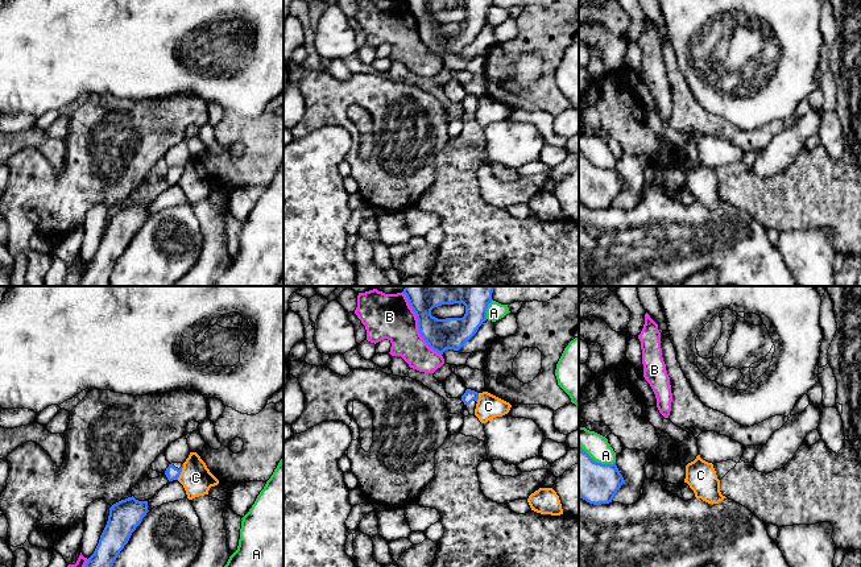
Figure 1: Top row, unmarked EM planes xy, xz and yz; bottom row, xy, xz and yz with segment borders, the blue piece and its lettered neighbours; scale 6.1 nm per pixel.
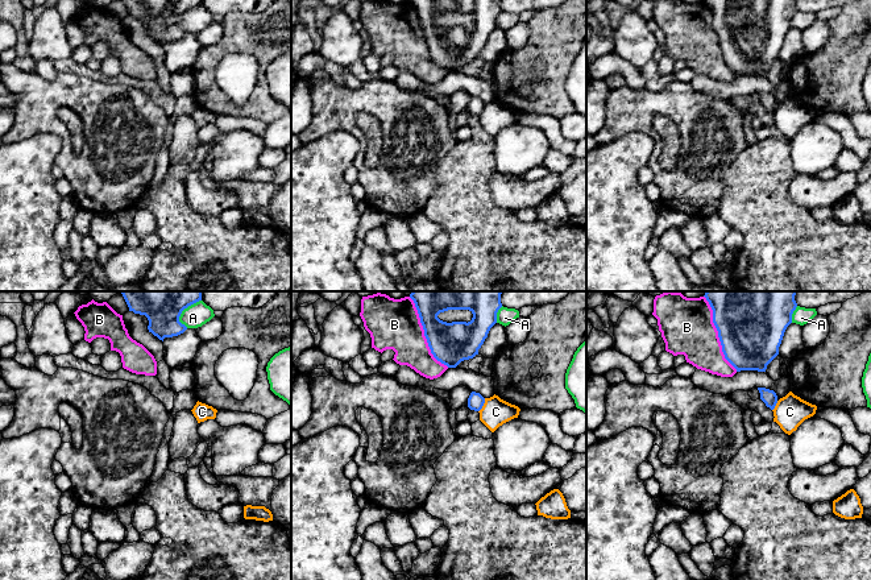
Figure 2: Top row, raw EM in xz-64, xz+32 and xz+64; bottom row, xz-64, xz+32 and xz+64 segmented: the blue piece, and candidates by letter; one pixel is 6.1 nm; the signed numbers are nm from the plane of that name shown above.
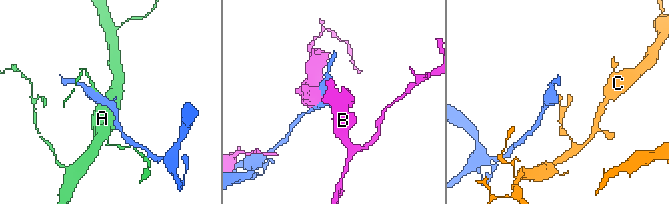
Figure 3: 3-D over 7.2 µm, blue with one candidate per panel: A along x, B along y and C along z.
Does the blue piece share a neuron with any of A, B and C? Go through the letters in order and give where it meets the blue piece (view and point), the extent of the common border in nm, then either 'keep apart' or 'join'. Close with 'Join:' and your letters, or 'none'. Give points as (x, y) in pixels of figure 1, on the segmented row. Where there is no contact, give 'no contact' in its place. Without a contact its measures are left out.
A: contact xz (487, 307); length 130 nm; keep apart
B: contact xz (418, 325); length 460 nm; keep apart
C: contact xy (179, 472); length 100 nm; keep apart
Join: none

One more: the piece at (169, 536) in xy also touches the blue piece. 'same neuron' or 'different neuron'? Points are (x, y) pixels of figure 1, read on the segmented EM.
different neuron

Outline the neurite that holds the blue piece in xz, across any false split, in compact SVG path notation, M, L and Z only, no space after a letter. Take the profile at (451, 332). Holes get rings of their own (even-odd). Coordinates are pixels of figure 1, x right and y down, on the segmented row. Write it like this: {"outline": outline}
{"outline": "M405 286L402 293L417 315L421 336L430 348L440 355L446 349L459 351L477 332L479 327L487 320L487 309L493 301L493 286ZM454 303L465 306L463 318L438 319L431 315L434 307Z"}

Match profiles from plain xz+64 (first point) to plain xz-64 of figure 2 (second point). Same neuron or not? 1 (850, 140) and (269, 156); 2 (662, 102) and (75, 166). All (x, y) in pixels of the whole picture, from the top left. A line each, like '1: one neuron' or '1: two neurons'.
1: two neurons
2: one neuron

